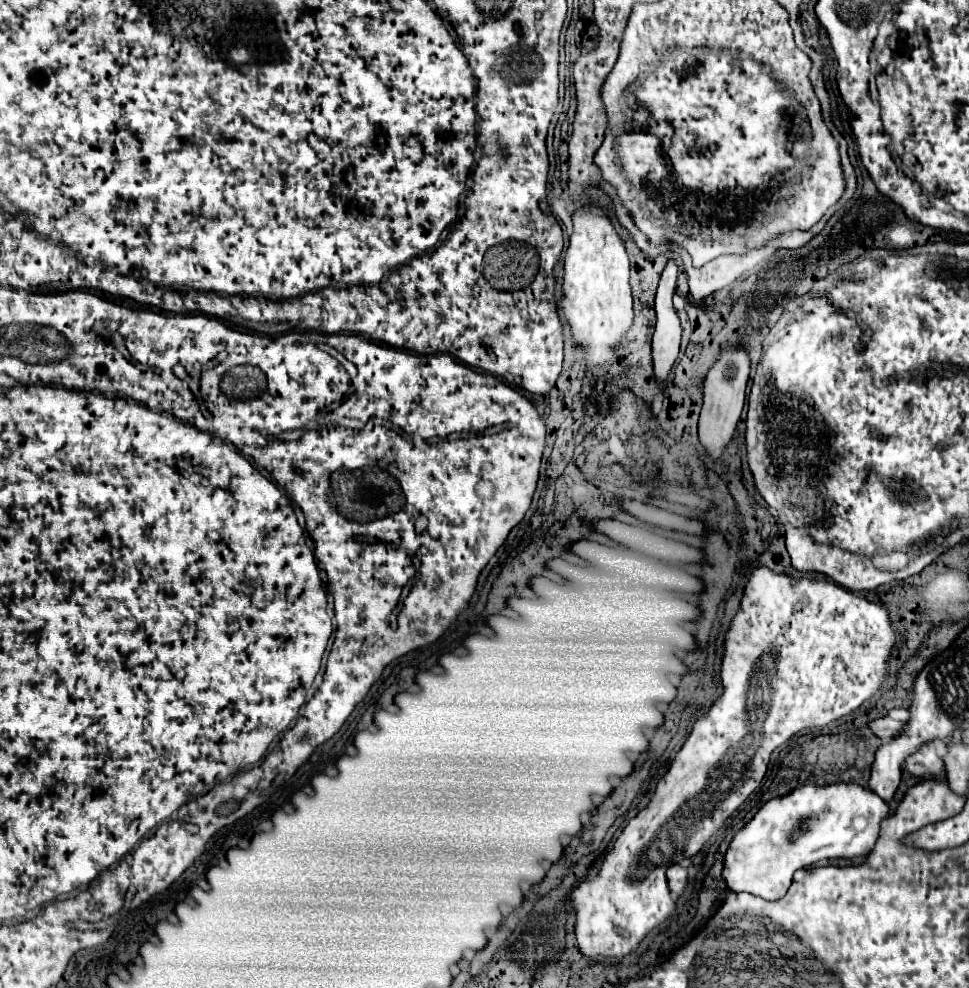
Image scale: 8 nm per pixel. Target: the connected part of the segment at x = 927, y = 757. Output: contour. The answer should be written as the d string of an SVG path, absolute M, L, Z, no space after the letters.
M935 740L928 746L920 746L916 754L910 754L904 762L904 768L918 776L918 778L928 778L928 776L942 776L944 772L944 755L946 745Z

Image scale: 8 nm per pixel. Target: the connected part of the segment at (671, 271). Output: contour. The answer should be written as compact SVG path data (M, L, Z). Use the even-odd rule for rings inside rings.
M668 260L658 292L656 292L656 330L652 338L652 358L654 358L654 374L658 380L668 380L668 374L672 370L672 364L678 358L680 348L680 334L682 326L678 320L678 314L672 306L672 294L676 290L676 278L678 278L678 264L676 260Z

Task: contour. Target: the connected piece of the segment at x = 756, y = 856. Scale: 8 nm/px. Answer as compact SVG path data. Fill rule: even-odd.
M858 782L798 786L784 796L768 800L756 816L736 832L724 854L722 878L726 888L730 892L748 892L764 900L778 900L786 894L796 870L818 860L866 856L874 848L880 822L886 816L888 804Z

